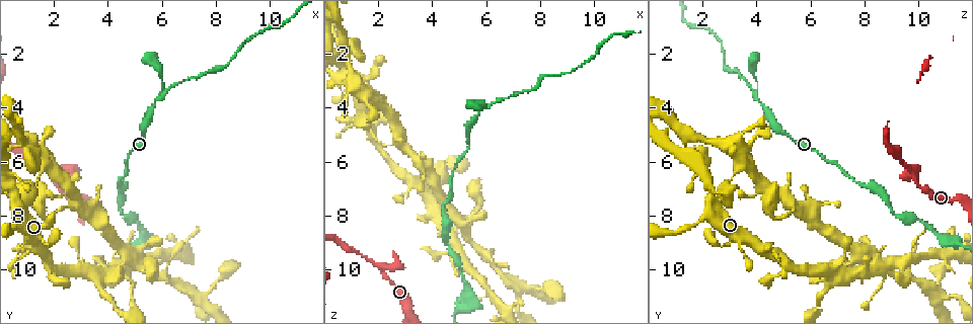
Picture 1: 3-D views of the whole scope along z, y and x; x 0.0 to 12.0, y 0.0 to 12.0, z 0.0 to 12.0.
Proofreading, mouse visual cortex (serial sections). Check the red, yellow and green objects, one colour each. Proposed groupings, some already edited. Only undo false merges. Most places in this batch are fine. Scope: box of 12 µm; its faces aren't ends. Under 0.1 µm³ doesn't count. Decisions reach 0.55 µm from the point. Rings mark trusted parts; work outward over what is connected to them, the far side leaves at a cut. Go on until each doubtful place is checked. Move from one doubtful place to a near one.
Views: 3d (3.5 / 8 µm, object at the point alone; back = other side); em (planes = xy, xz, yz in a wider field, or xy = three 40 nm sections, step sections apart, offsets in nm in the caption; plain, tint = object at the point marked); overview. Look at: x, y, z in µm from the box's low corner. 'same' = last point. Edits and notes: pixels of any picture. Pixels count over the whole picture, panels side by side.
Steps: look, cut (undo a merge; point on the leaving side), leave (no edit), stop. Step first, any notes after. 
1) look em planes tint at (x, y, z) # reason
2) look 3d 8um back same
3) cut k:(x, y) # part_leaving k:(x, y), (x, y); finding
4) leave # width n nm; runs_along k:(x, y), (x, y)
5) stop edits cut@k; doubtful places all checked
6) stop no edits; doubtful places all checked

look 3d 3.5um back at (2.1, 6.9, 9.9) # side arm on a straight run

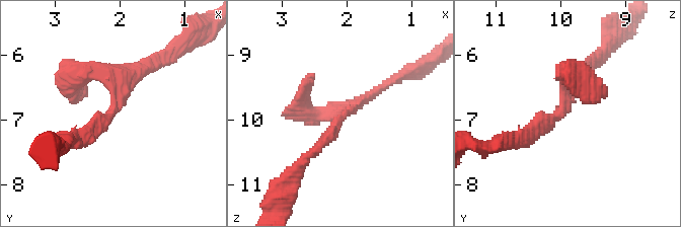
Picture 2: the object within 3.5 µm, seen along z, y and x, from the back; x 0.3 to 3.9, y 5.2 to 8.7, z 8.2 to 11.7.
look em xy step 2 tint at (2.10, 6.85, 9.95) # arms 3; arm_widths 150, 200, 250 nm; need the tissue

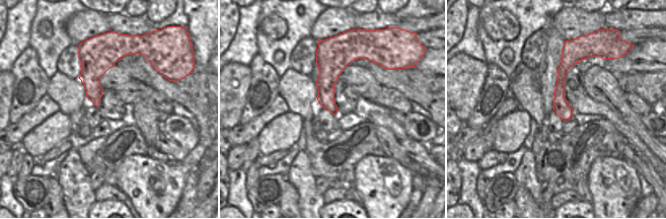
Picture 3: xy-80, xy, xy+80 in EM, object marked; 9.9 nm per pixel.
leave # width 180 nm; runs_along 2:(76, 140), (151, 66); continuous, no second cell

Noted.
look 3d 3.5um at (1.5, 6.4, 3.2) # thick turns thin

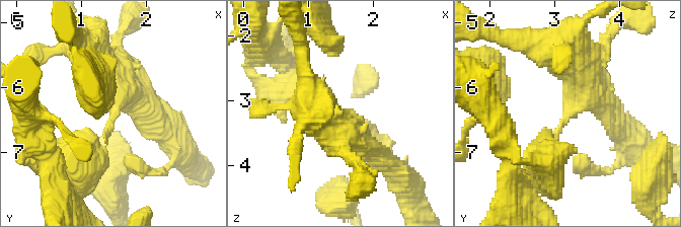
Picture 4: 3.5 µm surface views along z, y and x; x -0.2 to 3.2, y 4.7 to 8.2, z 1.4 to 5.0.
look em xy step 3 tint at (1.55, 6.35, 3.25) # arm_widths 200, 400 nm; shape alone is not enough

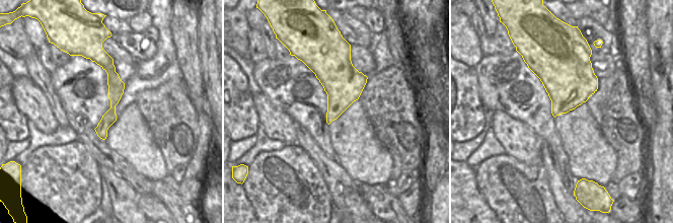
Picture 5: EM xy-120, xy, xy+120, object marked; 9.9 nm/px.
look em xy step 1 tint same

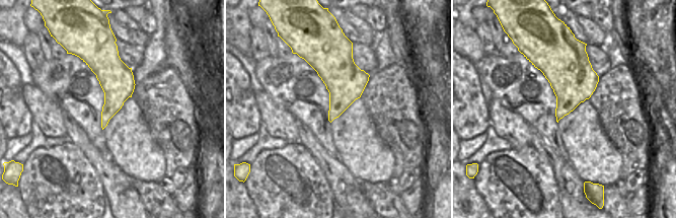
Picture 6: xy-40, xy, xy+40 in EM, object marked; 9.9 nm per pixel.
leave # runs_along 4:(313, 86), (375, 153); continuous, no second cell

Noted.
look 3d 3.5um at (6.0, 3.4, 4.0)

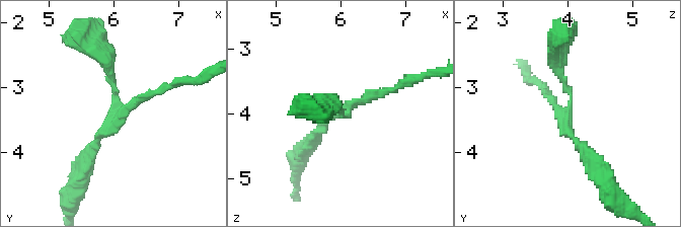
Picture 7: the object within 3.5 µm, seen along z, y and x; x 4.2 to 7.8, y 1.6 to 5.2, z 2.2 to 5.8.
look em planes tint at (6.10, 3.50, 3.95) # now the EM

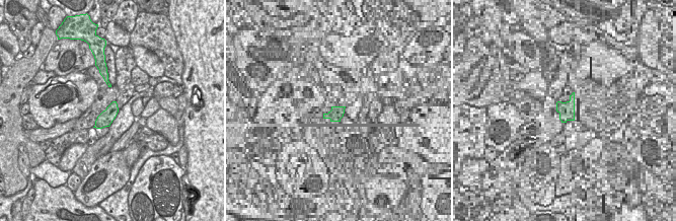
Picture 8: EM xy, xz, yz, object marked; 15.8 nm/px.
leave # one cell here

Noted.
stop no edits; doubtful places all checked

